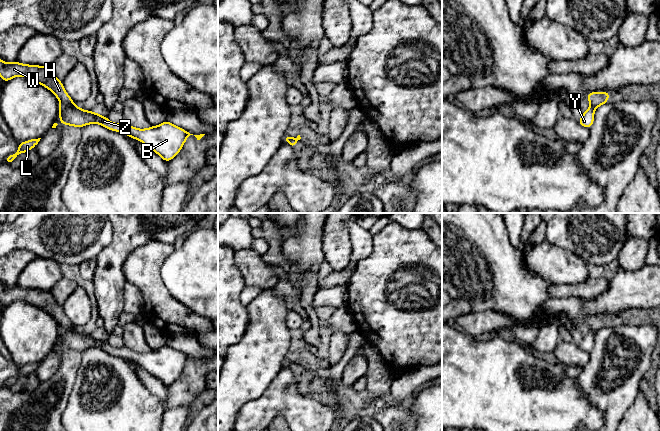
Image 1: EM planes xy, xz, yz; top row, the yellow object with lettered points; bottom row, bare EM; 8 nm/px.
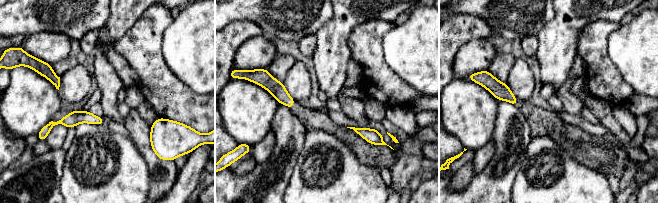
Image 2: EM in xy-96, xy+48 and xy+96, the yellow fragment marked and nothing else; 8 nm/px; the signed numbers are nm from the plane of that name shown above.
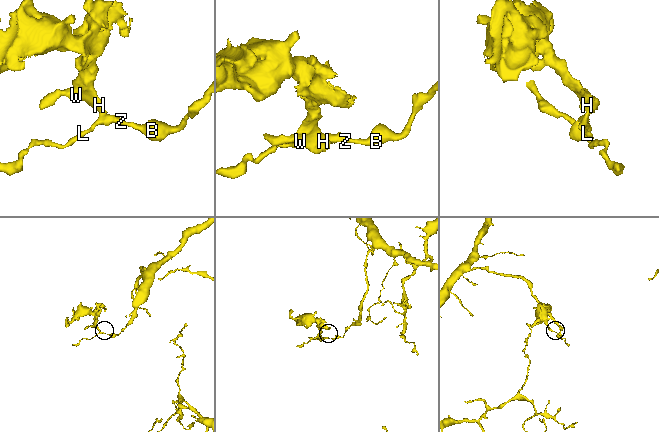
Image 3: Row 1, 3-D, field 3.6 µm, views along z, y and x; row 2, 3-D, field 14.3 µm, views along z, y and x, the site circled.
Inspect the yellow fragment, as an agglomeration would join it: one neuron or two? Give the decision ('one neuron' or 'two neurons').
two neurons

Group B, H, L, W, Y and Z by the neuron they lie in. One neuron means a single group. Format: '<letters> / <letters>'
B L Y Z / H W

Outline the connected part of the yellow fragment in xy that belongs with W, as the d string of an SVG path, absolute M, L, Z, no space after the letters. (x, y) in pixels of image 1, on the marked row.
M0 59L0 77L3 82L8 82L14 77L22 76L49 89L67 107L74 107L75 103L65 91L62 81L58 80L52 72L50 66L38 66L21 64L18 61L6 63Z

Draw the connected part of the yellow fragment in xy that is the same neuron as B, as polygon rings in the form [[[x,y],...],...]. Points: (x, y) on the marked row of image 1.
[[[59,106],[60,124],[73,127],[84,127],[88,124],[100,124],[104,128],[141,141],[149,149],[157,153],[165,162],[171,161],[182,149],[186,139],[193,134],[173,125],[167,120],[157,126],[138,129],[128,123],[112,123],[106,116],[95,111],[86,111],[79,107]]]

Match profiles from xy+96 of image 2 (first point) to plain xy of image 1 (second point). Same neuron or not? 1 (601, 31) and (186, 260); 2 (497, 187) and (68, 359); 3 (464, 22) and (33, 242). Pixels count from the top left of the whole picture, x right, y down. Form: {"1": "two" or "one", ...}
{"1": "two", "2": "one", "3": "two"}

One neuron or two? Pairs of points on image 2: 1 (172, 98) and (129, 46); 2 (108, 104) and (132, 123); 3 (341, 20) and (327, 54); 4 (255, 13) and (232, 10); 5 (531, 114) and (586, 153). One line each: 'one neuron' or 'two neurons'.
1: one neuron
2: two neurons
3: one neuron
4: one neuron
5: one neuron

